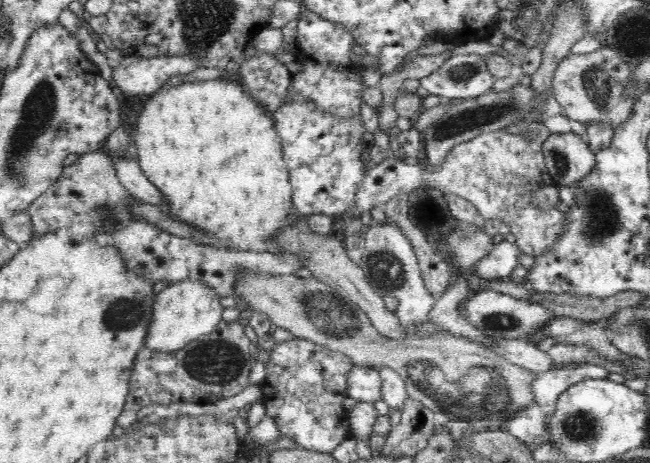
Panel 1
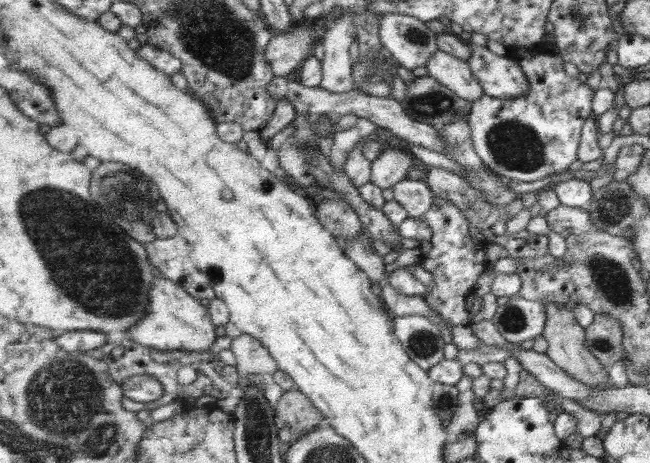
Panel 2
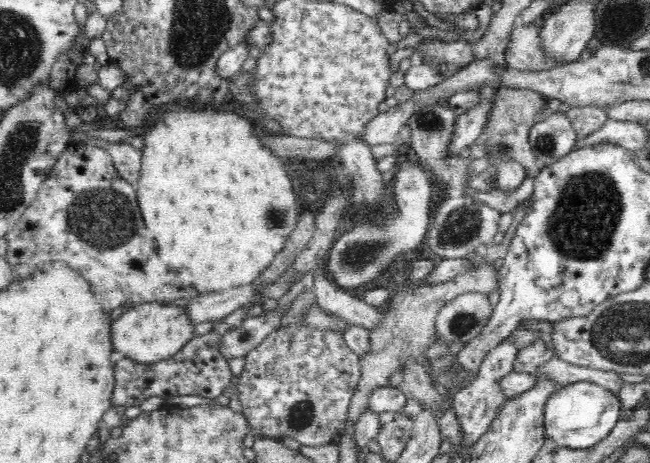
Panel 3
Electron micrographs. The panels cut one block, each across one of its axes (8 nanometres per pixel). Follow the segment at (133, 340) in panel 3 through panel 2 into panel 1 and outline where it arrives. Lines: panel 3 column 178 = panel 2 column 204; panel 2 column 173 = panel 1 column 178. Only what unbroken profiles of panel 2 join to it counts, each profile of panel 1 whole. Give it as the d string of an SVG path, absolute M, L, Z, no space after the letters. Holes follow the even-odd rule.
M178 280L172 286L162 286L158 300L154 304L154 322L150 324L150 334L146 340L146 348L162 352L162 354L174 354L182 348L186 348L190 342L210 336L224 320L222 320L222 300L224 296L204 280Z

